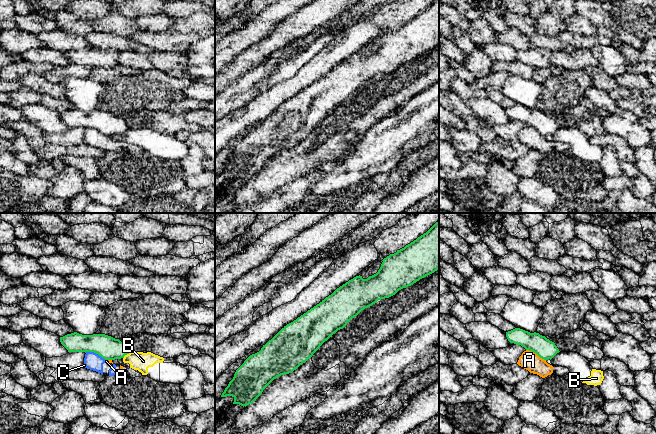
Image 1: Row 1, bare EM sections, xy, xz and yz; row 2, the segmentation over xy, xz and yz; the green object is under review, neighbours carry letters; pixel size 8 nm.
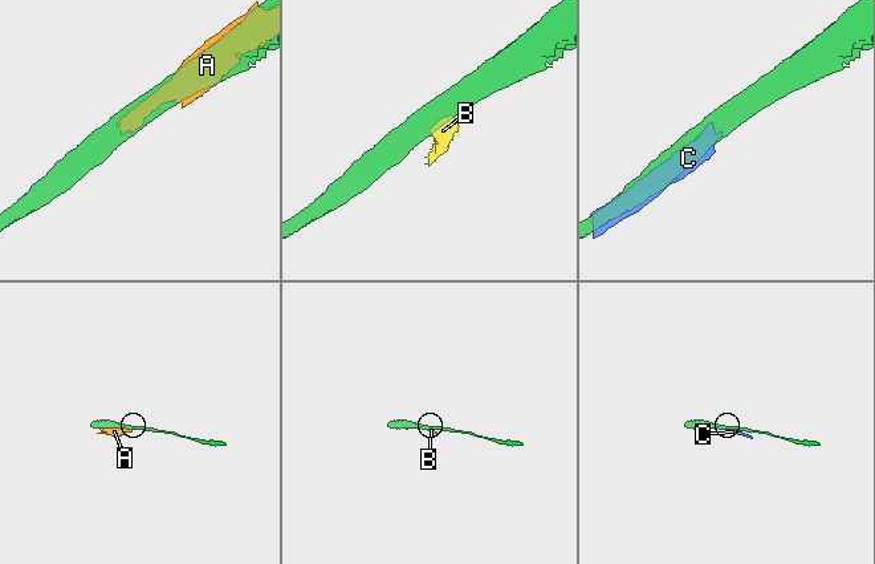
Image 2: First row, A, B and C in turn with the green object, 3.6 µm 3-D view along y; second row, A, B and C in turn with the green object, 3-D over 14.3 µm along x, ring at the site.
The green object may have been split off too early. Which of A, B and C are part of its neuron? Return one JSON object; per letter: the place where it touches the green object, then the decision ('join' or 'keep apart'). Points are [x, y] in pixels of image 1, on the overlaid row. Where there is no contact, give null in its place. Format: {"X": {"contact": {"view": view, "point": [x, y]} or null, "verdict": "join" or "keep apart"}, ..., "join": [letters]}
{"A": {"contact": {"view": "yz", "point": [536, 353]}, "verdict": "keep apart"}, "B": {"contact": {"view": "xy", "point": [126, 354]}, "verdict": "keep apart"}, "C": {"contact": {"view": "xy", "point": [95, 352]}, "verdict": "keep apart"}, "join": []}

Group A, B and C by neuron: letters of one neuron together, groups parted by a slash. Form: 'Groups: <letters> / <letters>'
Groups: A C / B

